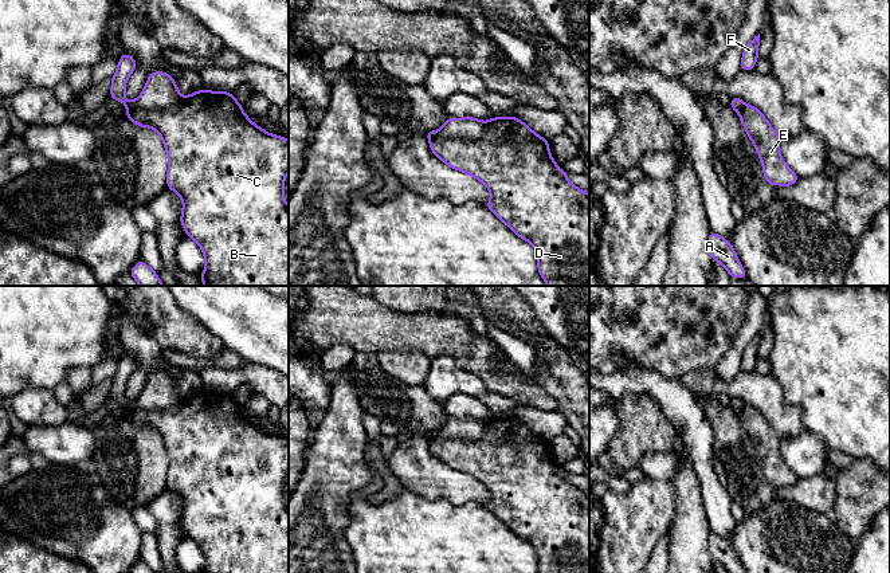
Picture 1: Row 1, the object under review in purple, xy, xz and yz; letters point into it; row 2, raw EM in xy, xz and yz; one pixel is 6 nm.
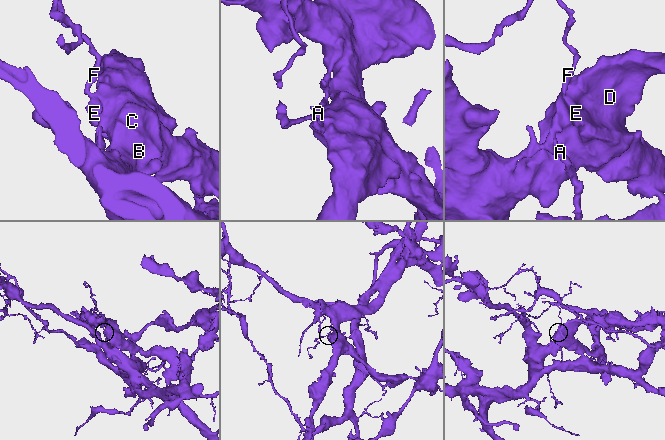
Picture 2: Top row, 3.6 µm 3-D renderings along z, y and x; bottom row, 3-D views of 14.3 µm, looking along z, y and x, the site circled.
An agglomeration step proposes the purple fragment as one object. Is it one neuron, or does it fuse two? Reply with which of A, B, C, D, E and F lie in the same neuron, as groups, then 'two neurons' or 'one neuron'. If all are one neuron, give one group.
A F / B C D E; two neurons

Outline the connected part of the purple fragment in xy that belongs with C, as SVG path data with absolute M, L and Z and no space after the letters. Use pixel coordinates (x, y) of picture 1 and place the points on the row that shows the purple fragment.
M203 89L183 98L179 111L148 111L134 107L125 117L140 127L154 129L164 142L169 158L166 188L183 199L183 212L179 221L185 233L199 244L205 258L205 268L200 274L204 286L289 286L289 205L285 201L283 191L285 177L289 173L289 140L267 133L260 126L256 126L243 113L243 105L234 98L232 93L227 91L208 91Z

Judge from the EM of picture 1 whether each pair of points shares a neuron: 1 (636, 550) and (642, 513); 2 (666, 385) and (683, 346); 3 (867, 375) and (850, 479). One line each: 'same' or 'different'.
1: same
2: different
3: different

